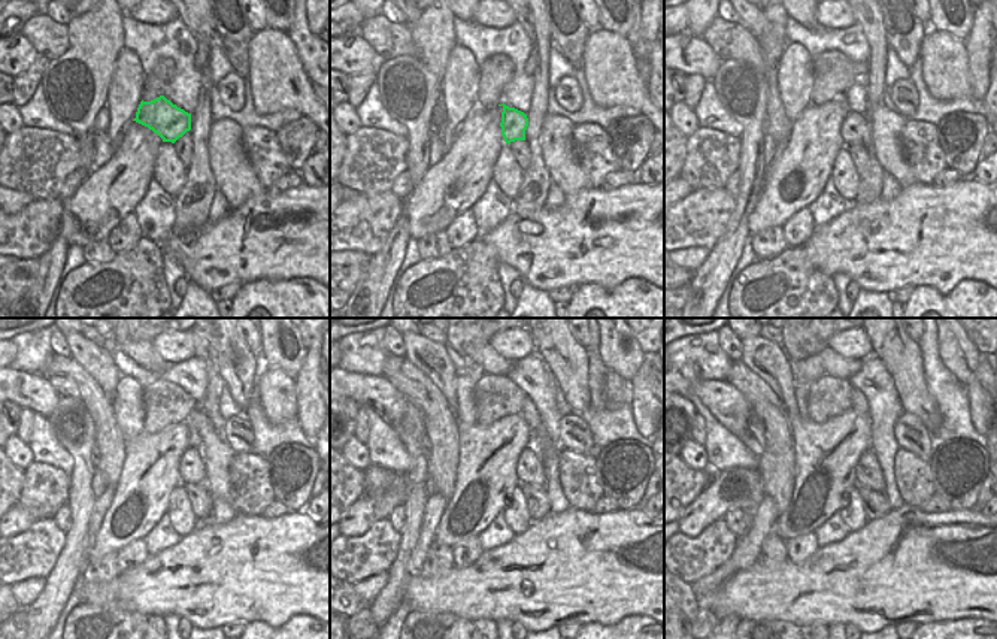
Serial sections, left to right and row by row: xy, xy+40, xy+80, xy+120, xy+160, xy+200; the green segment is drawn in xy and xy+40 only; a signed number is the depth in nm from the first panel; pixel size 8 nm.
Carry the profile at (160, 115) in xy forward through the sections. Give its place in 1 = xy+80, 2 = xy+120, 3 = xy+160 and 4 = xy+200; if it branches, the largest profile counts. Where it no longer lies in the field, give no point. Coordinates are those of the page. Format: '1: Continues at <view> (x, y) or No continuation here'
1: Continues at xy+80 (855, 130)
2: Continues at xy+120 (191, 468)
3: Continues at xy+160 (530, 469)
4: Continues at xy+200 (867, 472)

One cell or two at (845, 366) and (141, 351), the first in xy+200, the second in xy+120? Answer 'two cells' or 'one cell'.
one cell

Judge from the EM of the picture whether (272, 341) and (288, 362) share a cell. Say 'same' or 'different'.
same

